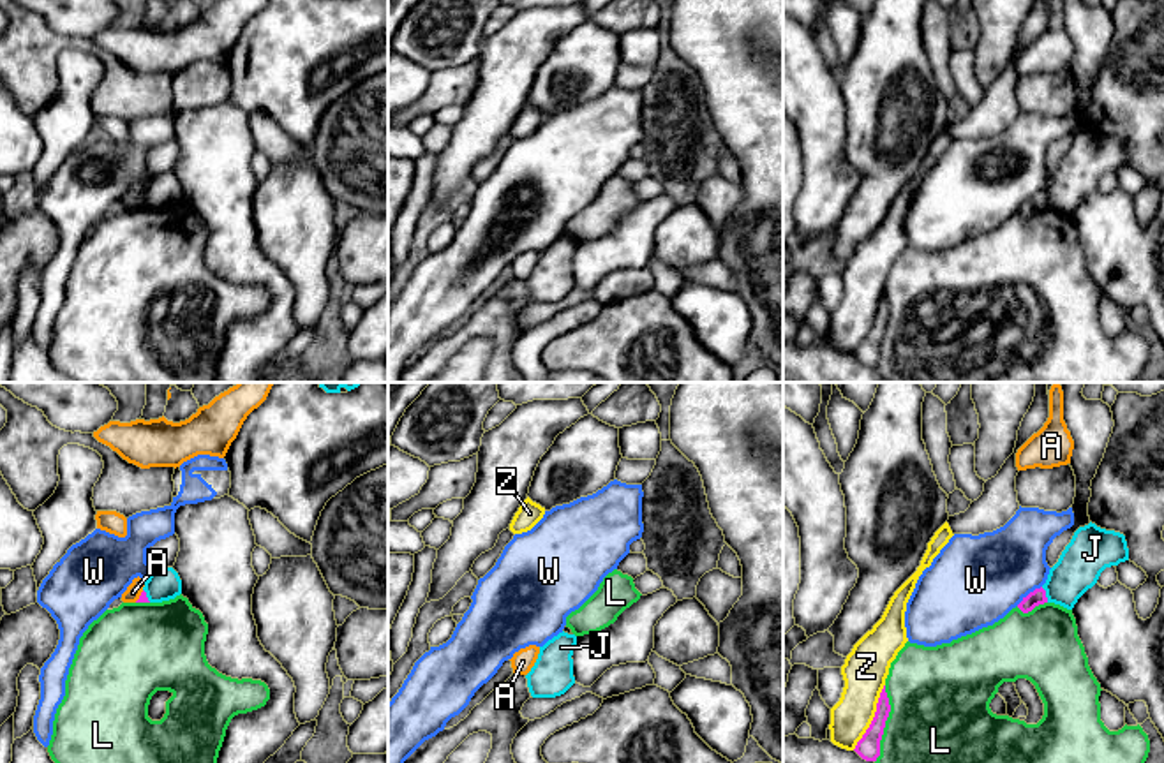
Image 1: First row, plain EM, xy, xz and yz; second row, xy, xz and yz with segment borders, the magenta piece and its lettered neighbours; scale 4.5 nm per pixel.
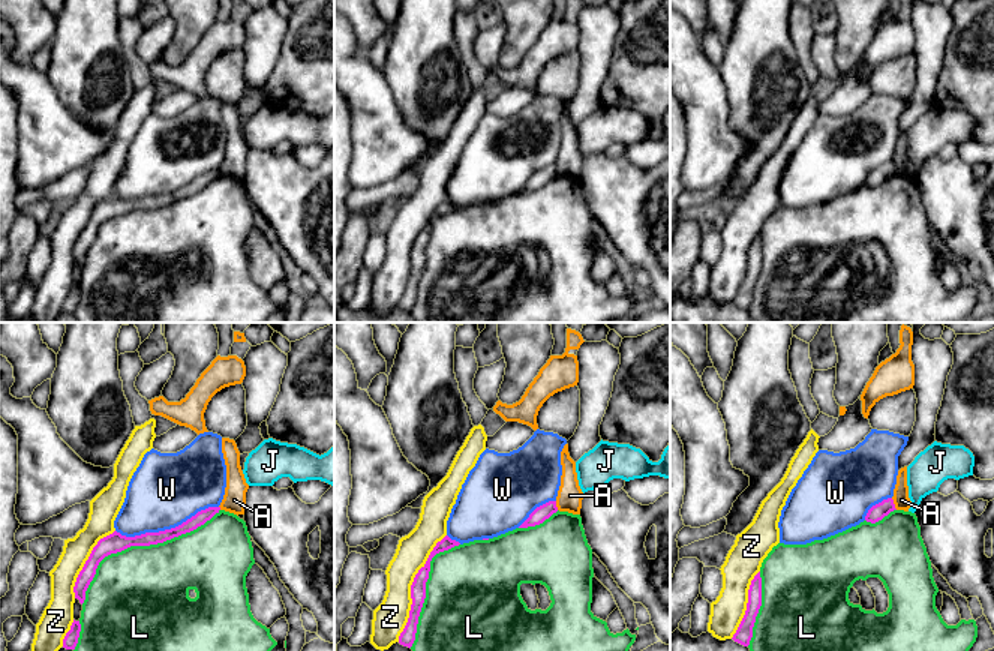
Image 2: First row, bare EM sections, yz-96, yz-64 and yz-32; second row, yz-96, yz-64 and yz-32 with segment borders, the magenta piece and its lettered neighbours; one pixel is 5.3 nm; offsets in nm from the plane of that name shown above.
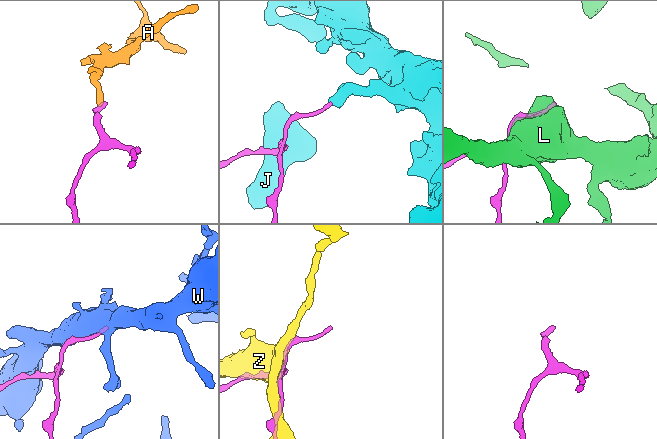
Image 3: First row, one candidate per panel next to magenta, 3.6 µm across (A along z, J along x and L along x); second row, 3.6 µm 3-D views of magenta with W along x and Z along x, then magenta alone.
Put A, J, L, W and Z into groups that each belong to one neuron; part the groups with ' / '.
A / J / L / W / Z

